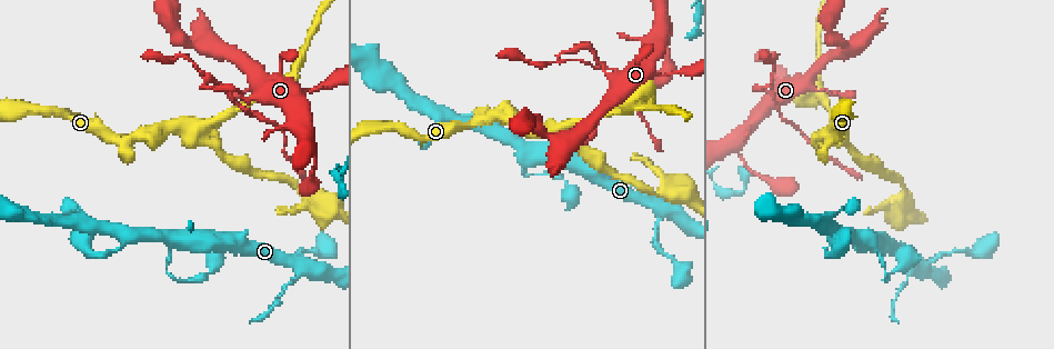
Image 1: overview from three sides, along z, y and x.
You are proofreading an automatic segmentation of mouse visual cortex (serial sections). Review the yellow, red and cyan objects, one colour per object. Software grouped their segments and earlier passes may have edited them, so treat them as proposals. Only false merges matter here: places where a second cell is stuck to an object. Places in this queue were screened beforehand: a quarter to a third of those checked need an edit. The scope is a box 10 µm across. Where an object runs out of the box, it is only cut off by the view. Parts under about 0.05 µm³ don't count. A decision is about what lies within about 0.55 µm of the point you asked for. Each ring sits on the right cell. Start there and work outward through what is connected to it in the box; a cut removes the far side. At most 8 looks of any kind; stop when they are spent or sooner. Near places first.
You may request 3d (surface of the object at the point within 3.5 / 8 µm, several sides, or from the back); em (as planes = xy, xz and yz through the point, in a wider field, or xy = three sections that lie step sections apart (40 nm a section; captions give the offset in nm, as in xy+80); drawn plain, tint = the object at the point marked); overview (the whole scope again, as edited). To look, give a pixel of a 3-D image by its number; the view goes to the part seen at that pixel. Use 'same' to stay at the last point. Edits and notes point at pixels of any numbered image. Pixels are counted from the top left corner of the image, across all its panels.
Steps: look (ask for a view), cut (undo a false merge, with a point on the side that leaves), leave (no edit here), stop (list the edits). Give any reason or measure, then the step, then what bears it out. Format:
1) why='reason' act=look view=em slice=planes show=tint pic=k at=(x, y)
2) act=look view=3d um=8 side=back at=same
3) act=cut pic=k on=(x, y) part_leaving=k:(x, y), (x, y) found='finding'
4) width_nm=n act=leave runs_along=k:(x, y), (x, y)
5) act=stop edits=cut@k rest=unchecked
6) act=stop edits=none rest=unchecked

why='abrupt turn' act=look view=3d um=3.5 pic=1 at=(241, 95)

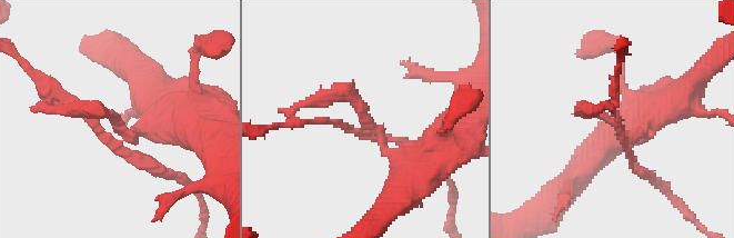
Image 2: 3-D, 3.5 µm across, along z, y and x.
why='need the tissue' act=look view=em slice=xy step=2 show=tint pic=2 at=(368, 122)

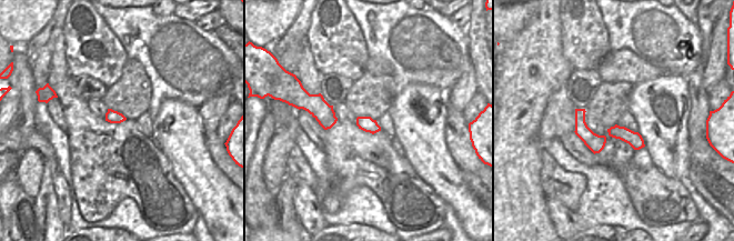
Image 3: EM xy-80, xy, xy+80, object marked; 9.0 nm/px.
width_nm=140 act=cut pic=2 on=(160, 170) part_leaving=2:(142, 127), (129, 134), (111, 113), (74, 110) found='two cells meet here'

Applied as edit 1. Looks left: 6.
why='three-way junction' act=look view=3d um=3.5 side=back pic=1 at=(190, 130)

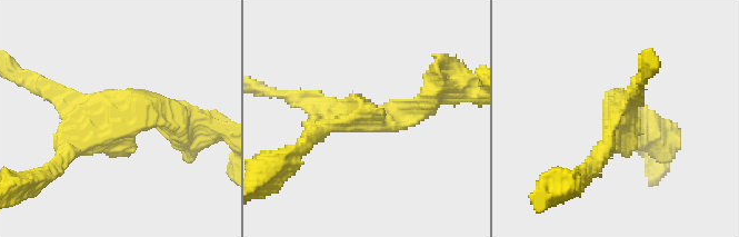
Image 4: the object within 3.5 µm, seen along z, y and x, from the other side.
arms=3 arm_widths_nm=250,250,300 why='now the EM' act=look view=em slice=xy step=3 show=tint pic=4 at=(621, 122)

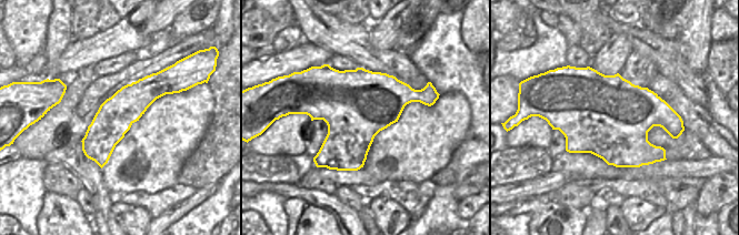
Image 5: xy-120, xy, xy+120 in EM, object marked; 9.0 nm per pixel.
act=leave runs_along=5:(162, 85), (150, 88), (87, 152) found='continuous, no second cell'

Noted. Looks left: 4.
why='branch point' act=look view=3d um=8 pic=1 at=(900, 204)

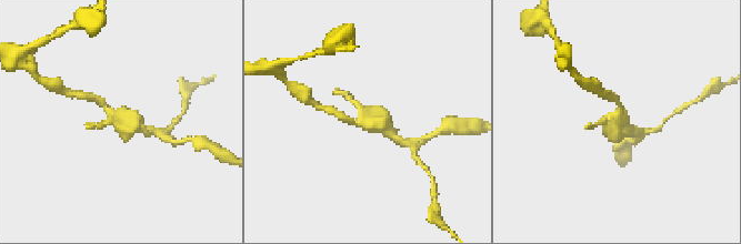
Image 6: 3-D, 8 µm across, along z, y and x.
why='shape alone is not enough' act=look view=em slice=xy step=1 show=tint at=same

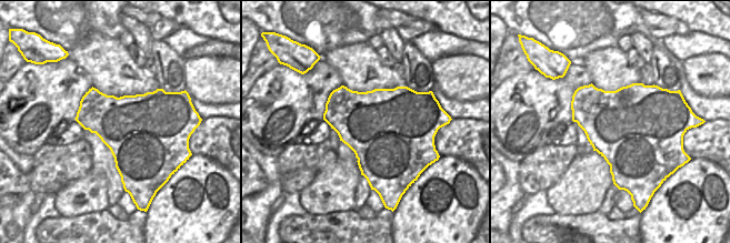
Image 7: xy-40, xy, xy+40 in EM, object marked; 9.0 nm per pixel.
act=leave runs_along=6:(616, 98), (618, 121), (598, 123) found='continuous, no second cell'

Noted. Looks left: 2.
act=stop edits=cut@2 rest=unchecked

